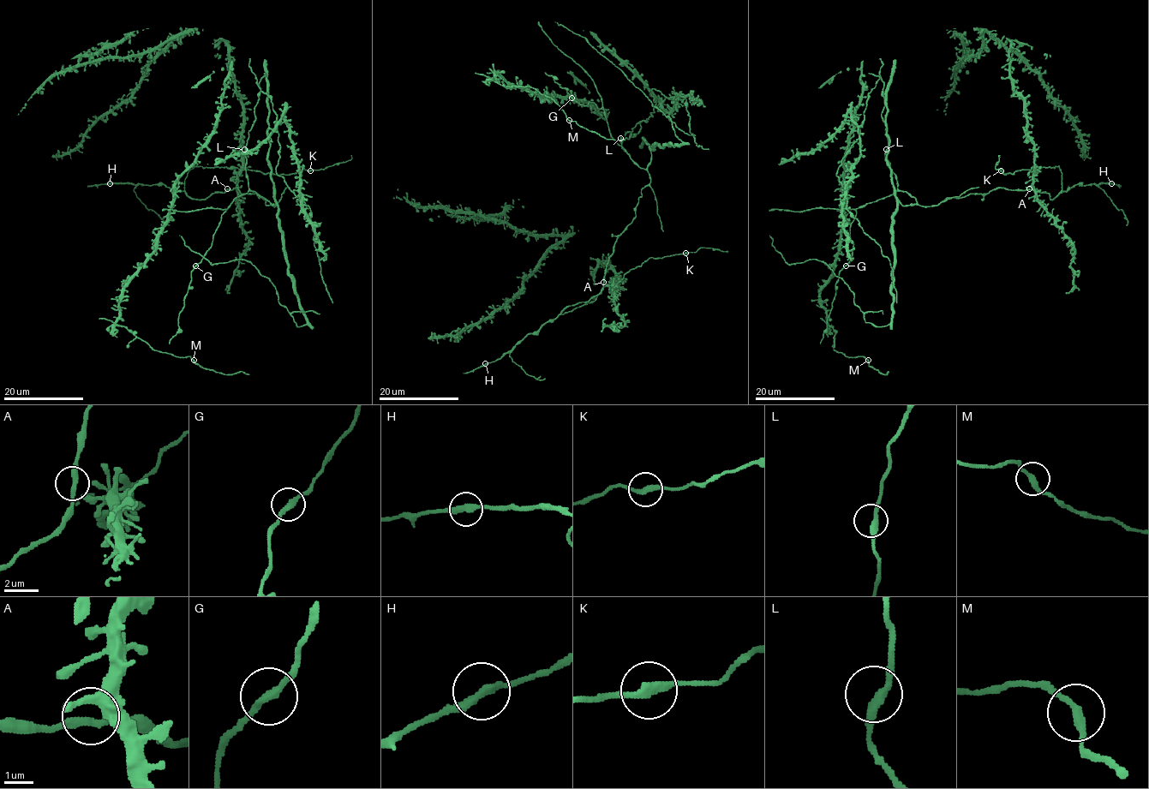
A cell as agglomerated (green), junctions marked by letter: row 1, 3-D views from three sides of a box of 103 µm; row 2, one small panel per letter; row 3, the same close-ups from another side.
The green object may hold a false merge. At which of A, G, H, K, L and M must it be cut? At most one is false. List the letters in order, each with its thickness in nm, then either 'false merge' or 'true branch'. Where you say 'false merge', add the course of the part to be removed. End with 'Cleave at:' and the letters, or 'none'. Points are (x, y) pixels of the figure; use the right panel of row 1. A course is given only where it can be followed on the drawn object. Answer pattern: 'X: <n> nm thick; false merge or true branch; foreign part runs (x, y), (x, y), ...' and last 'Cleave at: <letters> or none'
A: 280 nm thick; true branch
G: 280 nm thick; true branch
H: 320 nm thick; true branch
K: 300 nm thick; true branch
L: 320 nm thick; true branch
M: 280 nm thick; true branch
Cleave at: none

